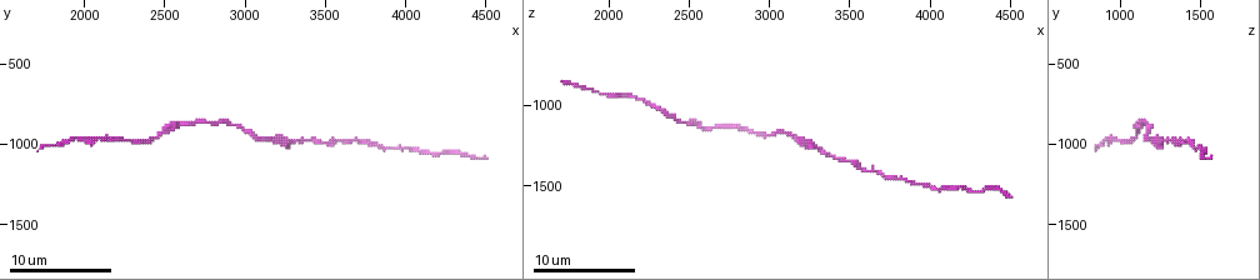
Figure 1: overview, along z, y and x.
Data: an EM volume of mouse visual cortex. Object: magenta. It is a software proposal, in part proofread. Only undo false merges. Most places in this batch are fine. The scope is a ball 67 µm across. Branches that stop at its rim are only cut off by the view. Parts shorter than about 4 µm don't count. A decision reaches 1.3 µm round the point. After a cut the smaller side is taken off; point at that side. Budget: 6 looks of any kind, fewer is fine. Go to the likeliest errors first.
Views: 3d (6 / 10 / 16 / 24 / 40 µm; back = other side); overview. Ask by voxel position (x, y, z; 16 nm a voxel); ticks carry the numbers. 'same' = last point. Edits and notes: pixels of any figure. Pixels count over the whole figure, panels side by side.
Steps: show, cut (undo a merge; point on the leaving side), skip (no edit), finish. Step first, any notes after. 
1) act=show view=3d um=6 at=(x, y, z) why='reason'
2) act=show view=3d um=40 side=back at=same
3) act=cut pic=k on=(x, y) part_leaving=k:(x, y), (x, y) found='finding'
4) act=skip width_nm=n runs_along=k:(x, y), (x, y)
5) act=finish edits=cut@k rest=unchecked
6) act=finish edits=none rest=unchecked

act=show view=3d um=10 at=(3620, 980, 1420) why='sudden change in width'

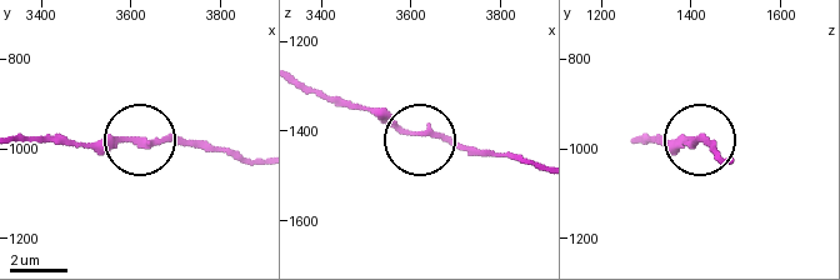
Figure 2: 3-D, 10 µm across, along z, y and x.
act=skip runs_along=2:(301, 83), (380, 109), (409, 130), (445, 135), (485, 154) found='continuous, no second neuron'

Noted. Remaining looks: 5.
act=show view=3d um=16 at=(2500, 900, 1120) why='sudden change in width'

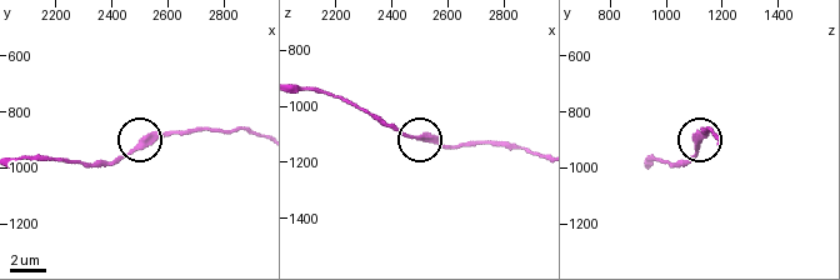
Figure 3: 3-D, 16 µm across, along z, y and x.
act=skip runs_along=3:(258, 134), (178, 130), (141, 140), (111, 164) found='all the same neuron'

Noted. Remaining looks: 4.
act=show view=3d um=10 at=(3260, 980, 1240) why='calibre changes'

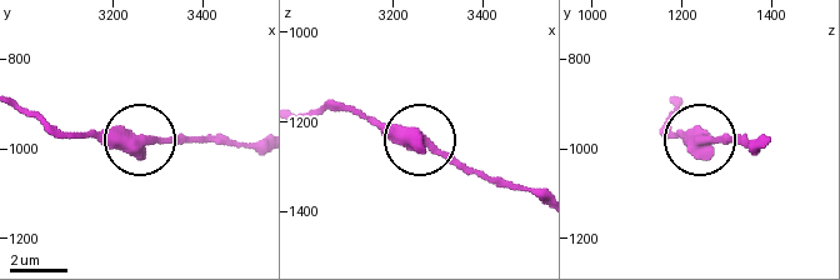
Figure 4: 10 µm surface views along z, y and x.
act=show view=3d um=10 side=back at=(3265, 985, 1245)

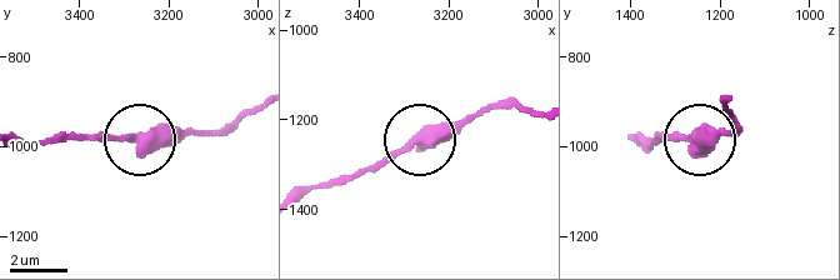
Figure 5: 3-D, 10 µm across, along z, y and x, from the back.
act=skip width_nm=460 found='all the same neuron'

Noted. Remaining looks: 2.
act=finish edits=none rest=unchecked

